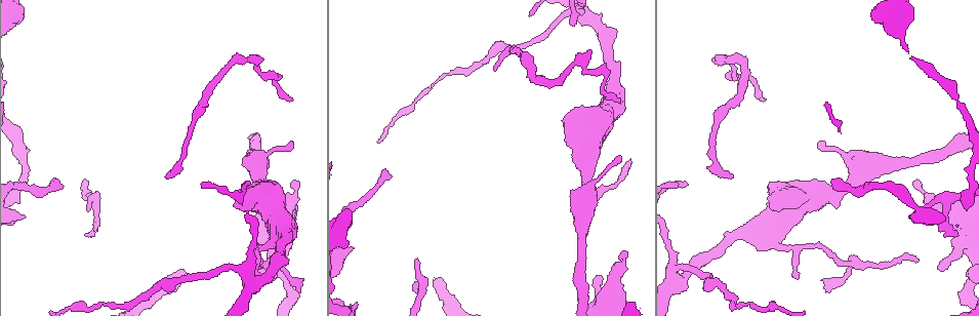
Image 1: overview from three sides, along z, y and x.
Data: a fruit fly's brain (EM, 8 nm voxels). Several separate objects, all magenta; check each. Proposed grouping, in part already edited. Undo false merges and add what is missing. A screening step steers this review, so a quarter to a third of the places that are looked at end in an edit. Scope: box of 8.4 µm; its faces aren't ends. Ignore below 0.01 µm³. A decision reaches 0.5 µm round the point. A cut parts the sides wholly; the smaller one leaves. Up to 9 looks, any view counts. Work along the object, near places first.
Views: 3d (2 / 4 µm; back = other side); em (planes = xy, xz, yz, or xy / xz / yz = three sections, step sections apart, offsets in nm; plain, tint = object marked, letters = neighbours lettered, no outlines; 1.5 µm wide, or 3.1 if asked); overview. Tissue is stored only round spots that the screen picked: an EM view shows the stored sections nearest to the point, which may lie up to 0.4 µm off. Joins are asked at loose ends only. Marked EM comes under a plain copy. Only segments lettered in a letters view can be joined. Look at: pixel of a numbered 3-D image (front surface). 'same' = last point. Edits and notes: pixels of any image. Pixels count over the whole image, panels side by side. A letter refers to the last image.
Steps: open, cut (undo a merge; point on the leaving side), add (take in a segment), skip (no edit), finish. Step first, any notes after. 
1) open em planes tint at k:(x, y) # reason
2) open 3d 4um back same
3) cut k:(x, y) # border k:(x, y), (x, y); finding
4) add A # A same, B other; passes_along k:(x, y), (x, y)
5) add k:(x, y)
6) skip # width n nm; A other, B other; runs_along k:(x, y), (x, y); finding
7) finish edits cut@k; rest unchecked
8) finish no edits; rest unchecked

open 3d 4um at 1:(916, 262) # an open end

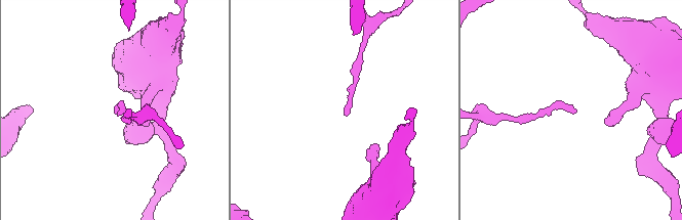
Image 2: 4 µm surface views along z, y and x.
open em xz step 8 letters at 2:(344, 114)

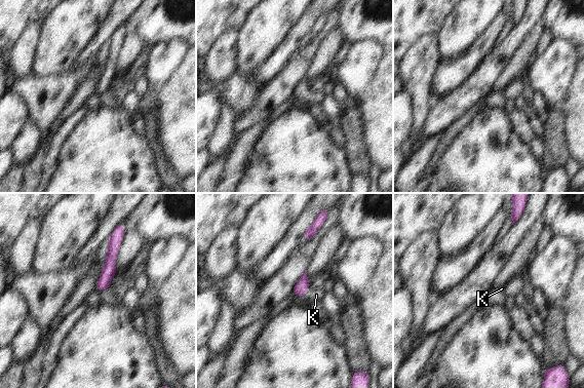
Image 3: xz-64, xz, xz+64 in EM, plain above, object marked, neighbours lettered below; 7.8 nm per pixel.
open em planes letters same # another direction

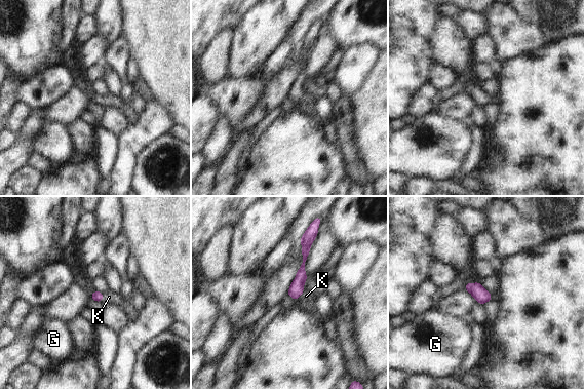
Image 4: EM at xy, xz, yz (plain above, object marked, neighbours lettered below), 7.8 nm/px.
add K # G other, K same; passes_along 4:(96, 296), (103, 298), (109, 297); it goes on there

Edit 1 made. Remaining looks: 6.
open overview

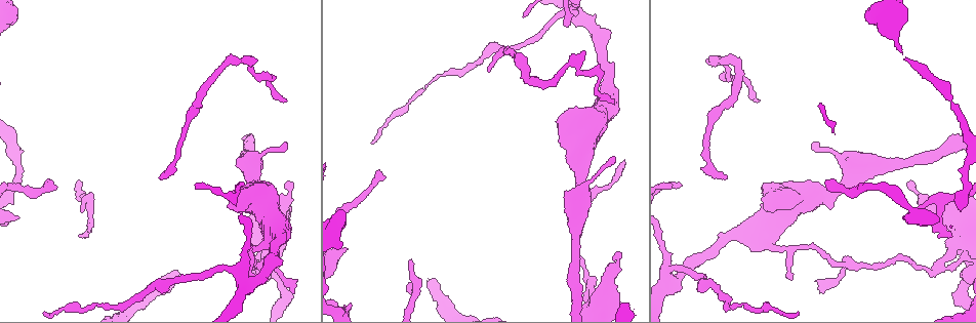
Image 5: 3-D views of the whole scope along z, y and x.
open 3d 4um at 5:(940, 198) # arms part here

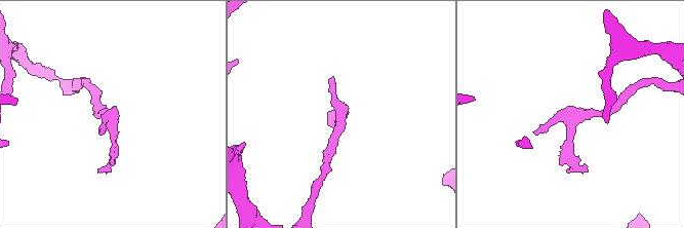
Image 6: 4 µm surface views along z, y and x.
open em planes letters at 6:(568, 116)

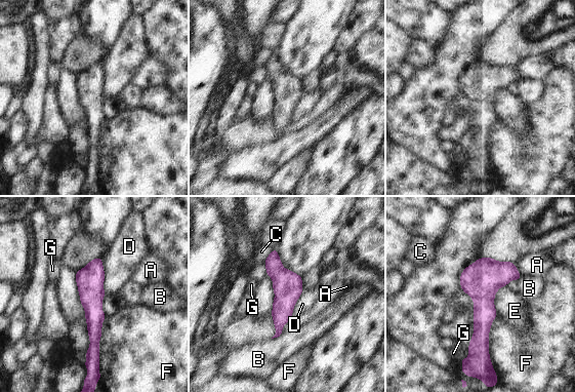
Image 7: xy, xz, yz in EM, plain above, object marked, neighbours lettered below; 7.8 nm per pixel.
skip # longest_contact F 300 nm; A other, B other, C other, D other, E other, F other, G other; runs_along 7:(98, 260), (93, 270), (94, 342); continuous, no second cell

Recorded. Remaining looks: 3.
open em planes letters at 5:(488, 70) # long arm stops here

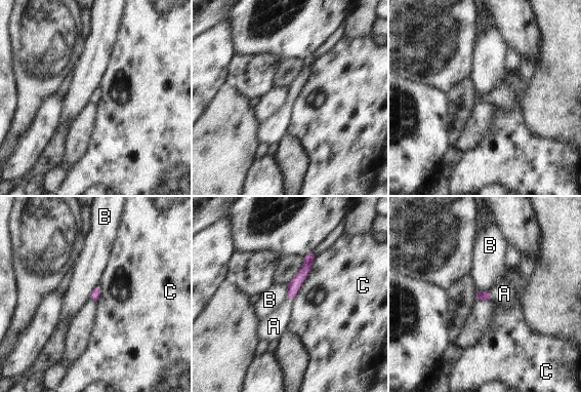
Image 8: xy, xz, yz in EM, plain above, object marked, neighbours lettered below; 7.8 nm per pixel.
add A # width 80 nm; A same, B other, C other; it goes on there

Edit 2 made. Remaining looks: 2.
open 3d 2um at 5:(758, 102) # tapers out

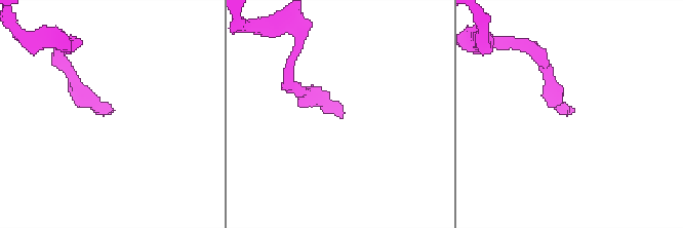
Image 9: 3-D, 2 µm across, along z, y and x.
open em xz step 8 letters at 9:(112, 111)

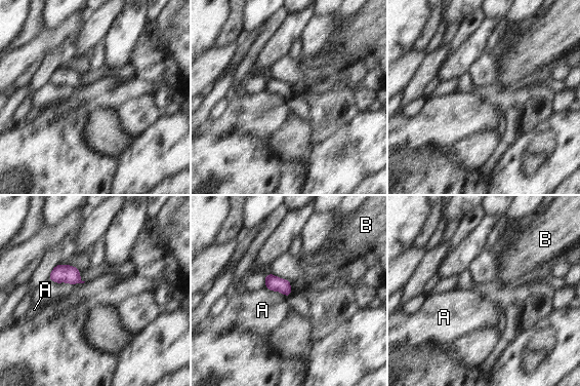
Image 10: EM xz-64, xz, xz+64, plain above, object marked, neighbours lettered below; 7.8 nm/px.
skip # A other, B other; border 10:(265, 286), (286, 296); none of them fits

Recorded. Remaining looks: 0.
finish edits add@4, add@8; rest unchecked

